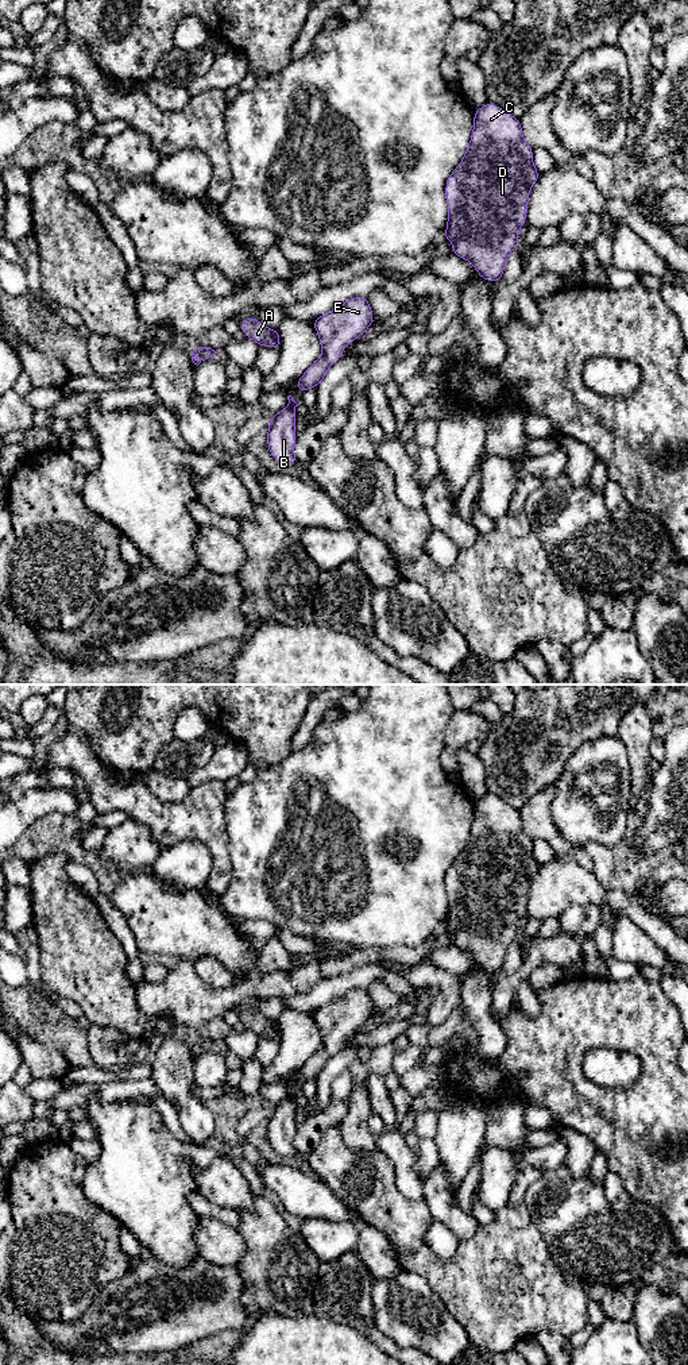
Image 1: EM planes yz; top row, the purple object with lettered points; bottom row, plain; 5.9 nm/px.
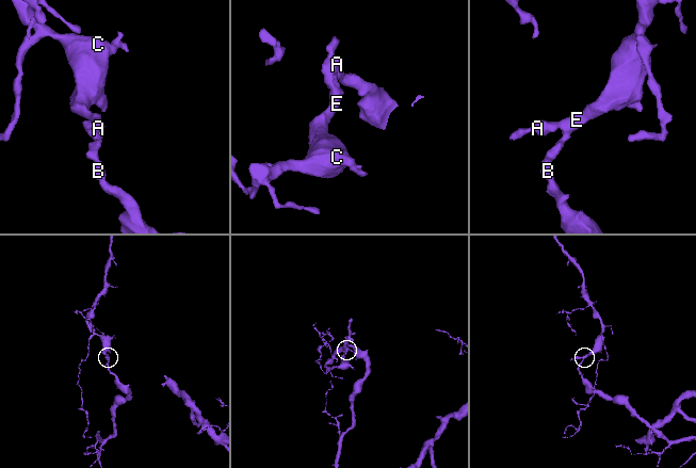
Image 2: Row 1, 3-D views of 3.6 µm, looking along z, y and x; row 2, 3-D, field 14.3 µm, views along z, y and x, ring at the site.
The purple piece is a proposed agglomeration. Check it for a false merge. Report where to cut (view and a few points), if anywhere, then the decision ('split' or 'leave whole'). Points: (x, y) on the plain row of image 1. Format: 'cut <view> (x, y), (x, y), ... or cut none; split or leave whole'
cut none; leave whole

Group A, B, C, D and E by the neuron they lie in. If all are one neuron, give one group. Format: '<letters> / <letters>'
A B C D E

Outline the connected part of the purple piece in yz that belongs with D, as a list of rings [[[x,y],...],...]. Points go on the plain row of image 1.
[[[487,794],[474,802],[474,822],[465,847],[447,871],[447,922],[442,929],[453,934],[452,945],[469,952],[486,972],[502,972],[506,951],[519,937],[518,922],[526,914],[527,891],[540,863],[533,856],[533,840],[523,832],[519,810]]]

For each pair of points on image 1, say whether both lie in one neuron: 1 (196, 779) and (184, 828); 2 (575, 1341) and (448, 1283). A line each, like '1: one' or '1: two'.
1: two
2: two

